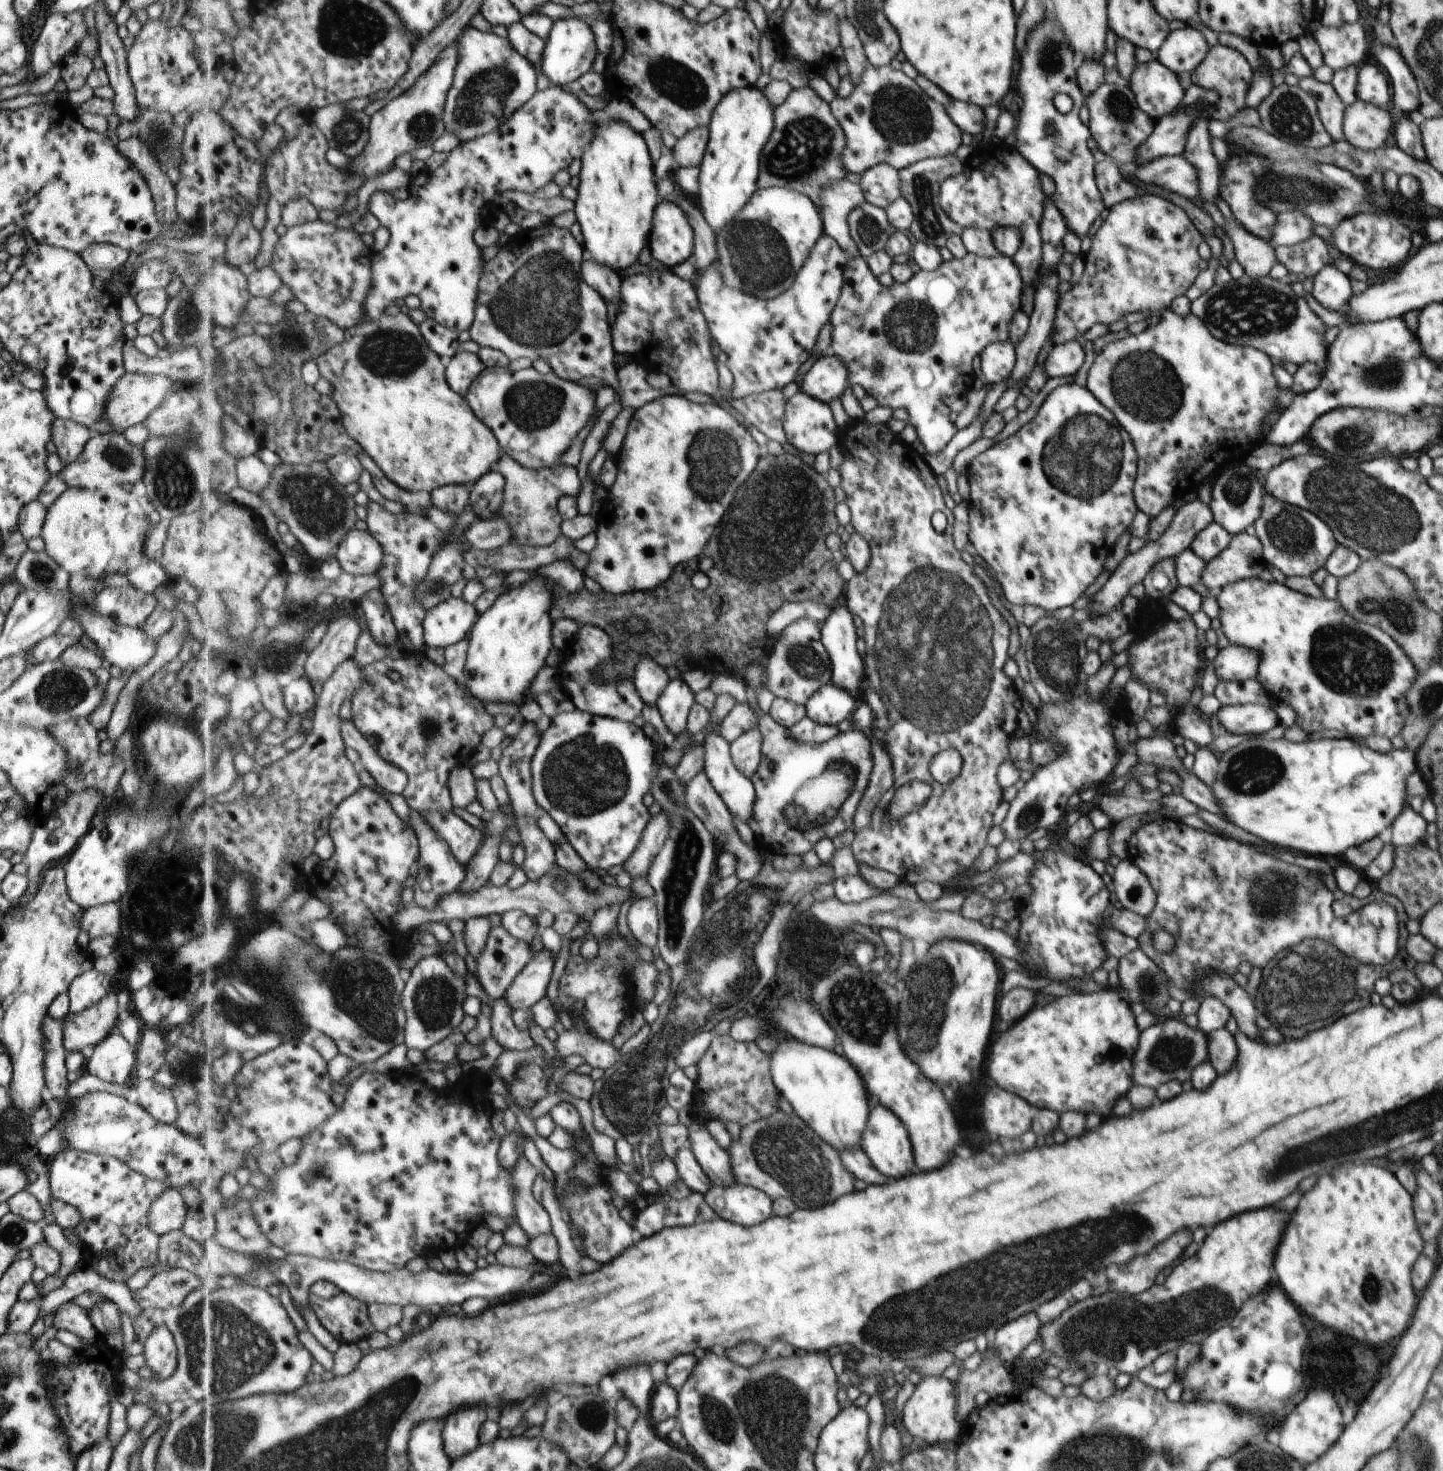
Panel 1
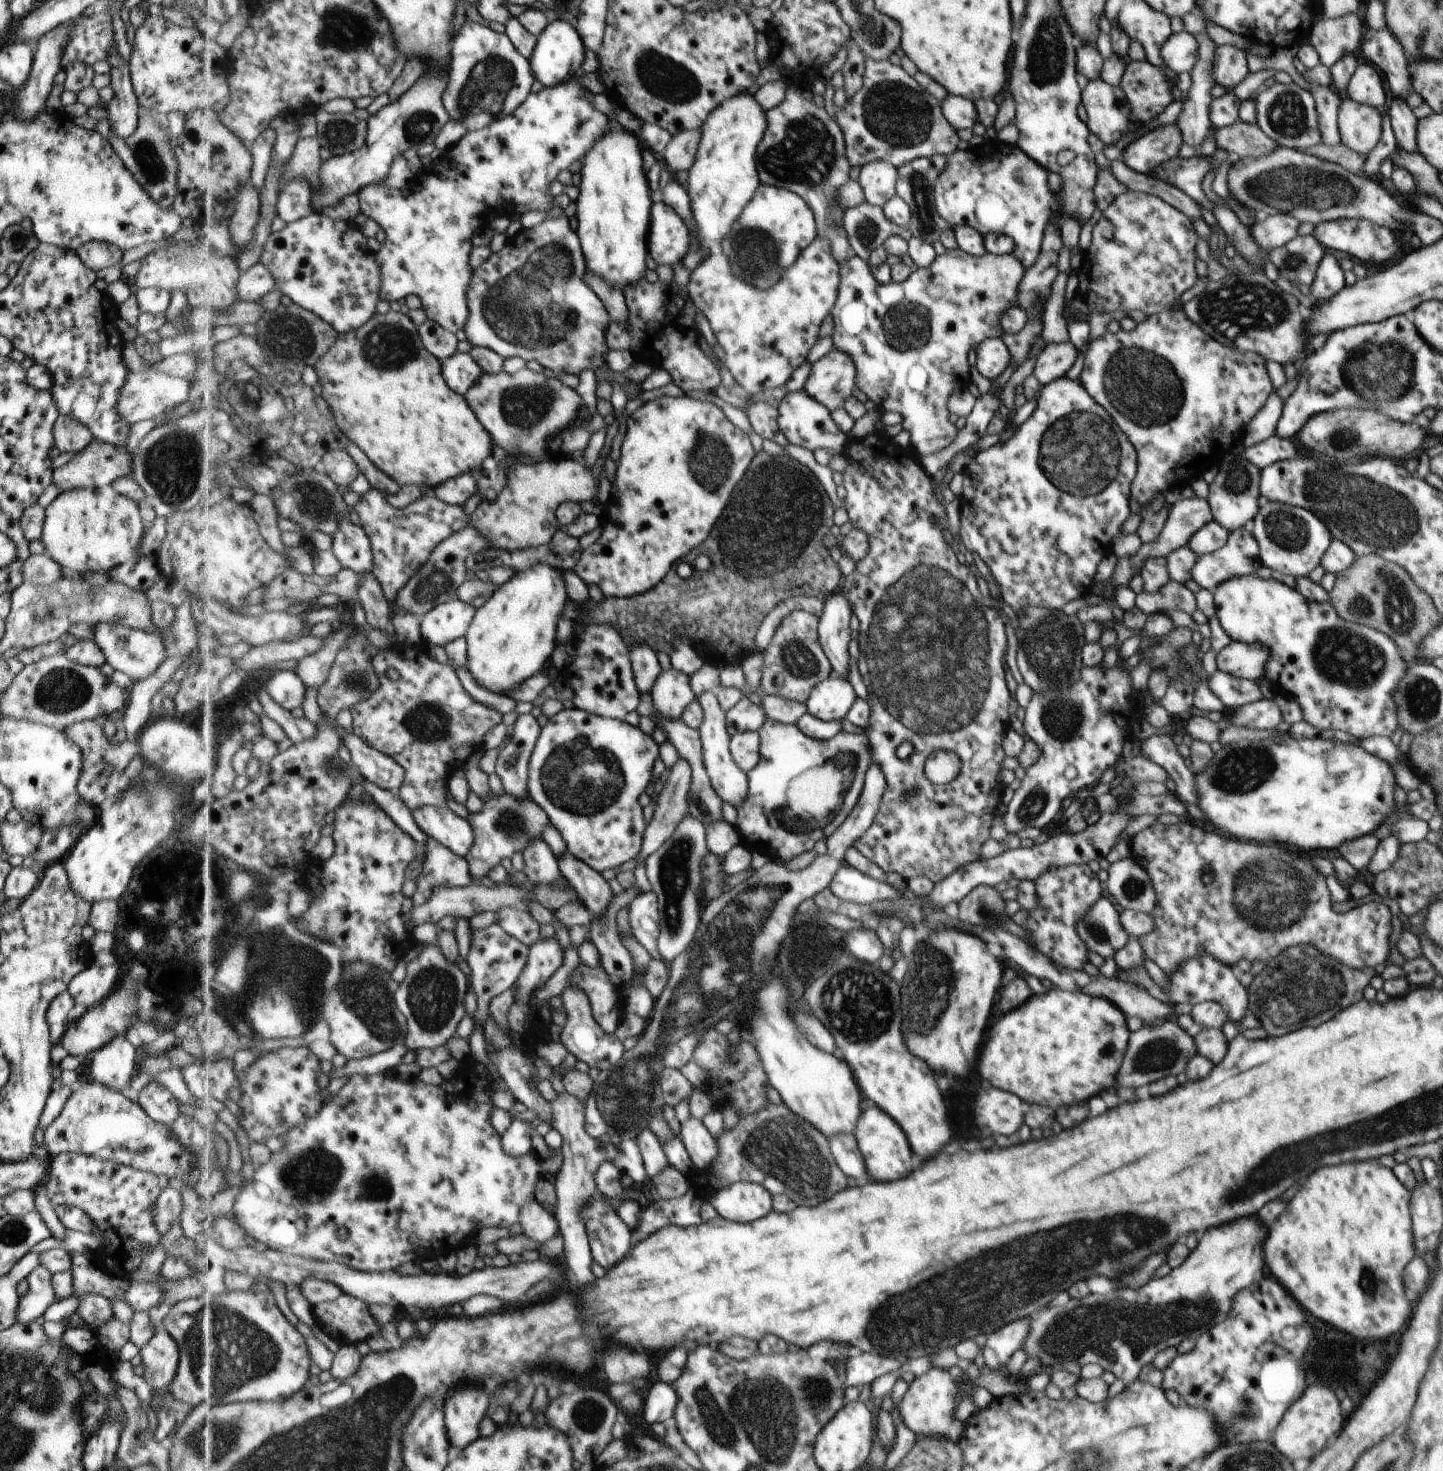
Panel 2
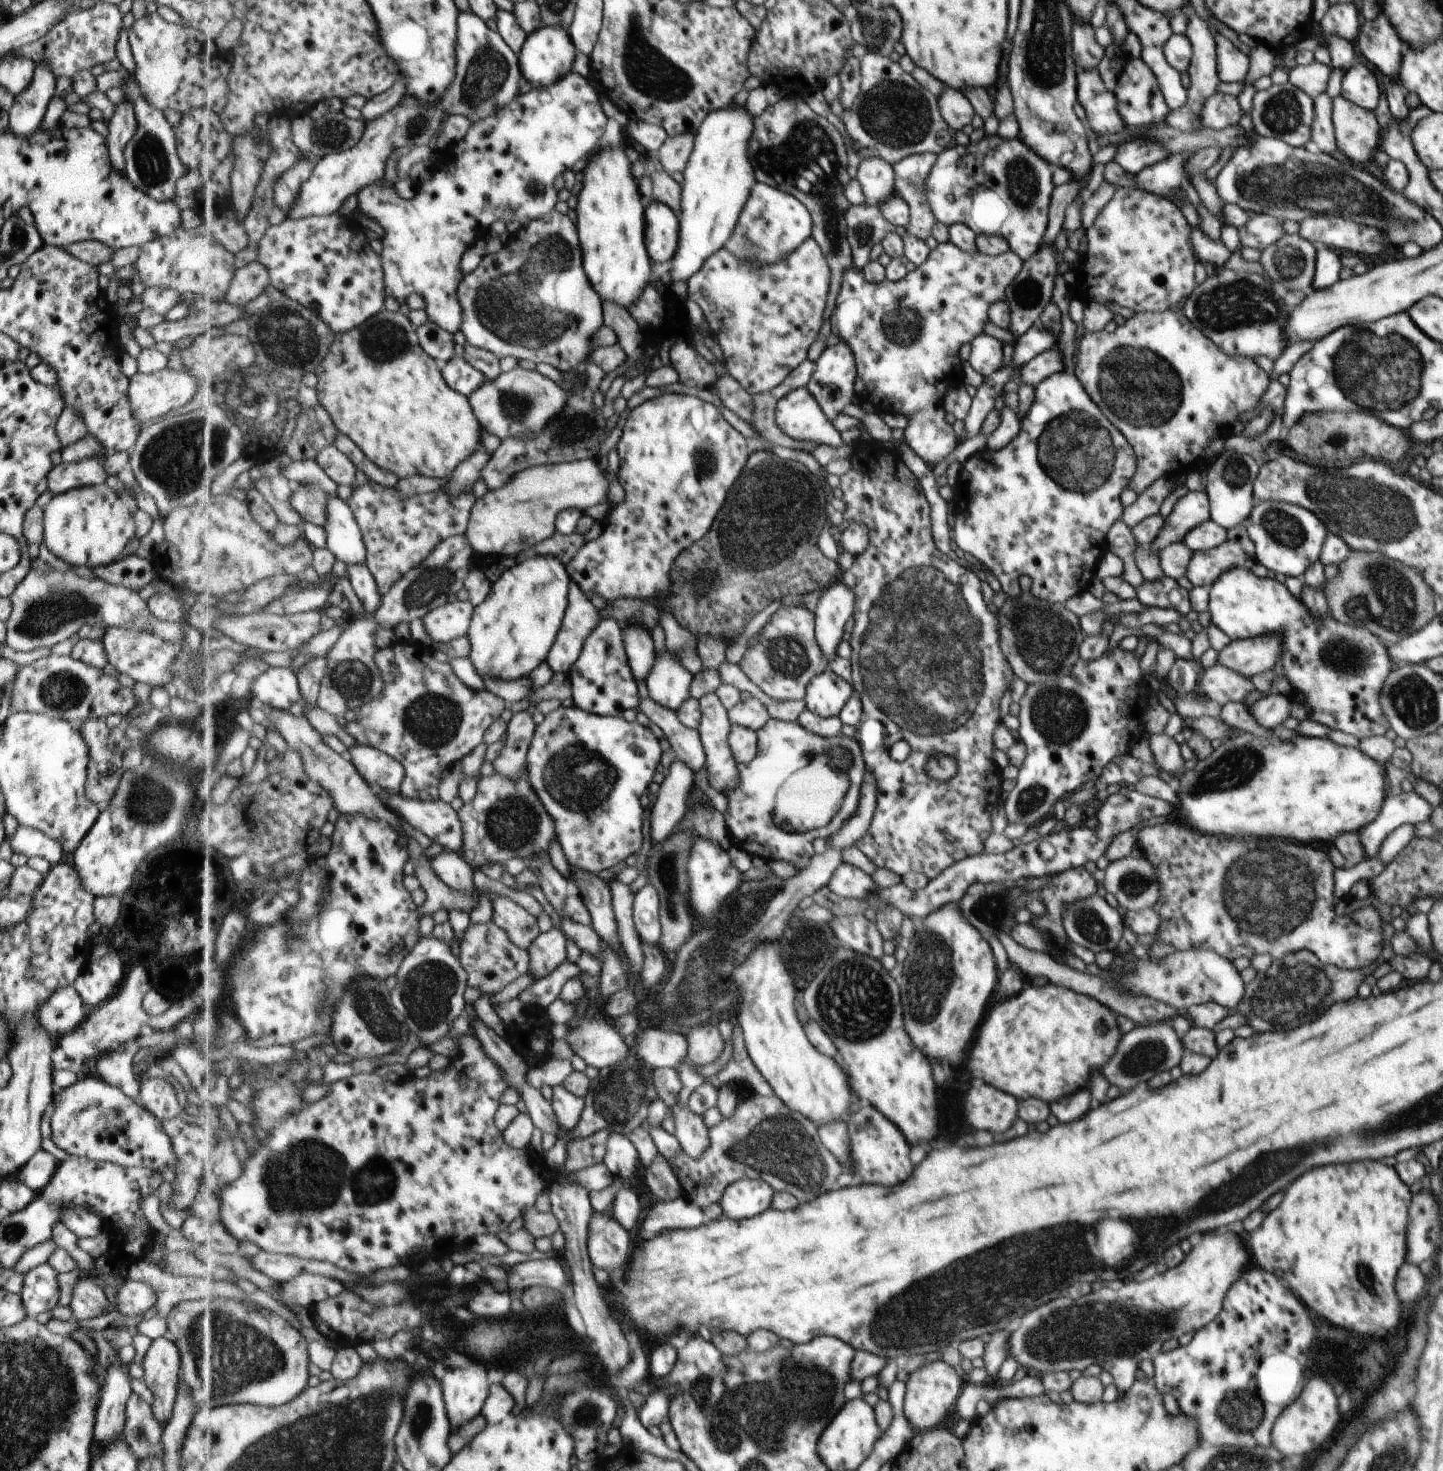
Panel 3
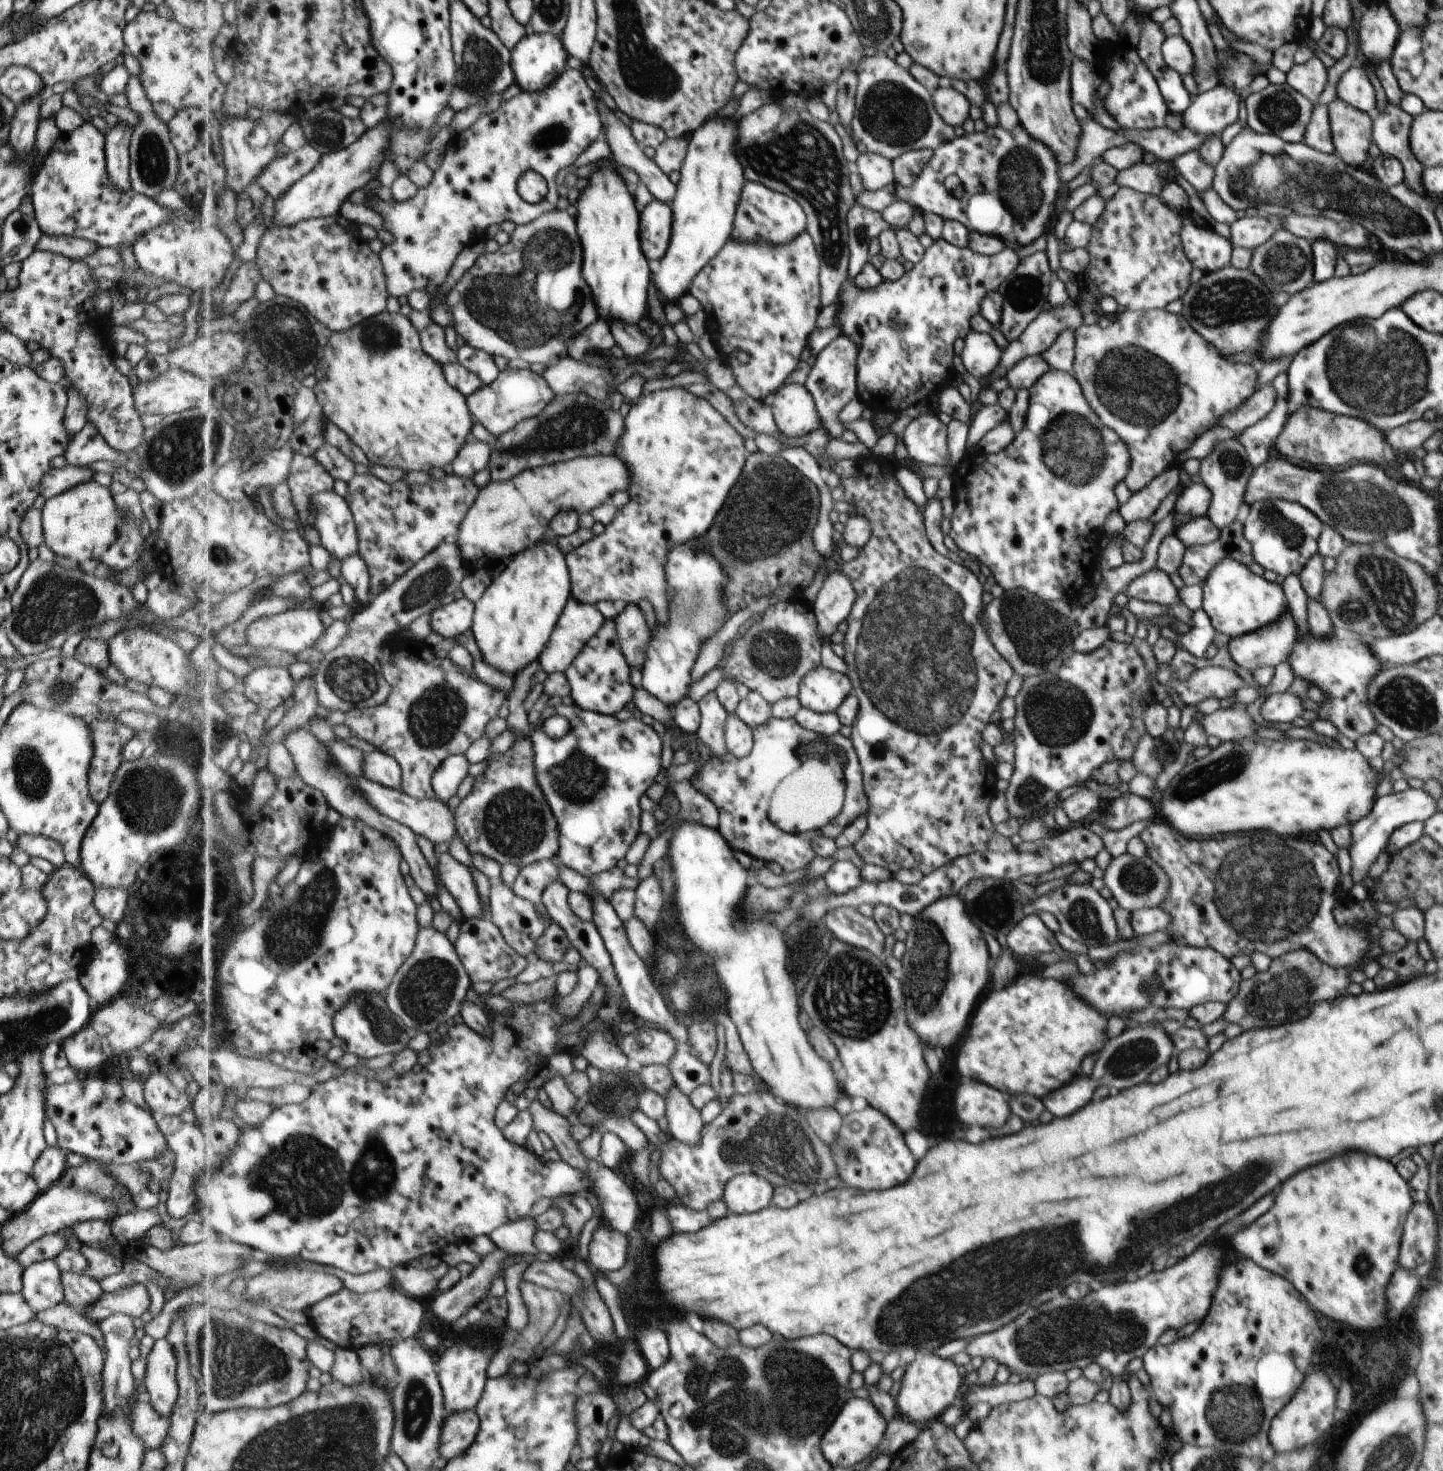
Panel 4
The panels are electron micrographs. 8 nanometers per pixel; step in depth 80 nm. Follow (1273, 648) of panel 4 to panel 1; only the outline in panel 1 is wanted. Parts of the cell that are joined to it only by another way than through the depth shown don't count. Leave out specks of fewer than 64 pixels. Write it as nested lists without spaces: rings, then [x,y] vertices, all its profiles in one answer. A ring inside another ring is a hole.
[[[1227,644],[1218,649],[1211,663],[1219,681],[1240,683],[1257,677],[1259,655],[1256,650]]]

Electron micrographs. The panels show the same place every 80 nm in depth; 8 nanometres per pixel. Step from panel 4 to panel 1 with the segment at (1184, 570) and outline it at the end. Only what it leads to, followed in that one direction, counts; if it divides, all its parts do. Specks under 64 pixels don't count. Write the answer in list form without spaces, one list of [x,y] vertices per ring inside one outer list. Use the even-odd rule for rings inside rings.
[[[1243,531],[1230,535],[1227,548],[1205,563],[1201,582],[1215,598],[1225,585],[1259,576],[1265,570],[1266,564],[1262,555],[1262,544],[1257,537]]]

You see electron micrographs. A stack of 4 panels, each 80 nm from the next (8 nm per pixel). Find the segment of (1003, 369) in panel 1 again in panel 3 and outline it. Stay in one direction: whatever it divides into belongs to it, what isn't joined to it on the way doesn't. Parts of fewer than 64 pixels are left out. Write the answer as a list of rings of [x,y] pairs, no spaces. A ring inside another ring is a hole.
[[[979,334],[969,345],[967,362],[970,367],[983,377],[994,374],[1001,366],[1001,344],[995,338]]]

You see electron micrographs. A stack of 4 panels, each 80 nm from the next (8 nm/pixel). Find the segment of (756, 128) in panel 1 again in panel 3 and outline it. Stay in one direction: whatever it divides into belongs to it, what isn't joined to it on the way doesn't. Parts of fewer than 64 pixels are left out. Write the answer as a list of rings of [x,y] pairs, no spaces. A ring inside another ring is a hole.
[[[726,106],[703,122],[695,136],[693,153],[684,171],[679,217],[679,249],[671,261],[669,285],[690,281],[707,260],[726,247],[735,233],[743,206],[757,184],[754,166],[749,162],[750,141],[754,138],[754,117],[743,107]]]

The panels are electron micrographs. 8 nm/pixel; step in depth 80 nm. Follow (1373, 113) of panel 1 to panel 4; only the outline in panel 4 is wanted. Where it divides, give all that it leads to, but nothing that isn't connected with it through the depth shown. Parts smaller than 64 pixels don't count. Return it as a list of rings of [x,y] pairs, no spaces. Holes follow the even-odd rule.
[[[1335,98],[1326,105],[1328,123],[1335,156],[1346,165],[1358,167],[1367,158],[1367,148],[1371,144],[1371,120],[1363,111],[1355,110],[1355,107]]]

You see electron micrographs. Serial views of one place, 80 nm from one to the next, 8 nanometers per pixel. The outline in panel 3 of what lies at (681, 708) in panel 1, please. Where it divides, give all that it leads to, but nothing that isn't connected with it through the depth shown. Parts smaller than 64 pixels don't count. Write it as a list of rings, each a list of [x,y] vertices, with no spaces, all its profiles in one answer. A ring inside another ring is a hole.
[[[666,647],[657,653],[653,670],[644,682],[650,699],[676,712],[683,702],[692,698],[691,686],[694,680],[694,675]]]

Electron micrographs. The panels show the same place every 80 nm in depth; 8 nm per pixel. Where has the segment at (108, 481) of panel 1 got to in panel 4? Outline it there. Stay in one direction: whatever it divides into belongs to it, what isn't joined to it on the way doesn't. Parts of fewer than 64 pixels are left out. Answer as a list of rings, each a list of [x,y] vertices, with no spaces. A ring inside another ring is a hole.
[[[66,465],[64,468],[51,468],[39,480],[37,490],[40,496],[49,499],[87,480],[92,480],[89,468]]]

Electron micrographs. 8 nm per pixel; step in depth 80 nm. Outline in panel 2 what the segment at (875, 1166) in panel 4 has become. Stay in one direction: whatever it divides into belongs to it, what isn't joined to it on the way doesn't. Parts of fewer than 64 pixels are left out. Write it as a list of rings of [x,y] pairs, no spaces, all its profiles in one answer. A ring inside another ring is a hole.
[[[869,1106],[862,1114],[858,1128],[853,1133],[865,1155],[867,1174],[877,1182],[899,1180],[911,1172],[911,1149],[907,1134],[883,1109]]]

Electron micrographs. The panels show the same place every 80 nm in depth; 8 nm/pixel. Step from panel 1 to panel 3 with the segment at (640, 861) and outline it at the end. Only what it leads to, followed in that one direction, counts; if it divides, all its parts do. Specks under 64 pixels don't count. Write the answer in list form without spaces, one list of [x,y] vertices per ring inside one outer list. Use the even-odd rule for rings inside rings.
[[[677,758],[667,769],[660,793],[653,799],[650,818],[652,846],[655,843],[666,842],[687,816],[690,805],[688,789],[694,787],[693,773],[694,771],[685,762]]]

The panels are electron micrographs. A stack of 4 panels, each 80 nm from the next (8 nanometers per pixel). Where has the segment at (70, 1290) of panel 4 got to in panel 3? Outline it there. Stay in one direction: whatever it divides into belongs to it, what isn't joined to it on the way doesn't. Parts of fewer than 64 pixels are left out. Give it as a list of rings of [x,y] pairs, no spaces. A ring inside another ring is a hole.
[[[79,1278],[71,1290],[68,1306],[73,1319],[80,1321],[105,1313],[107,1302],[101,1285],[95,1285],[87,1278]]]

